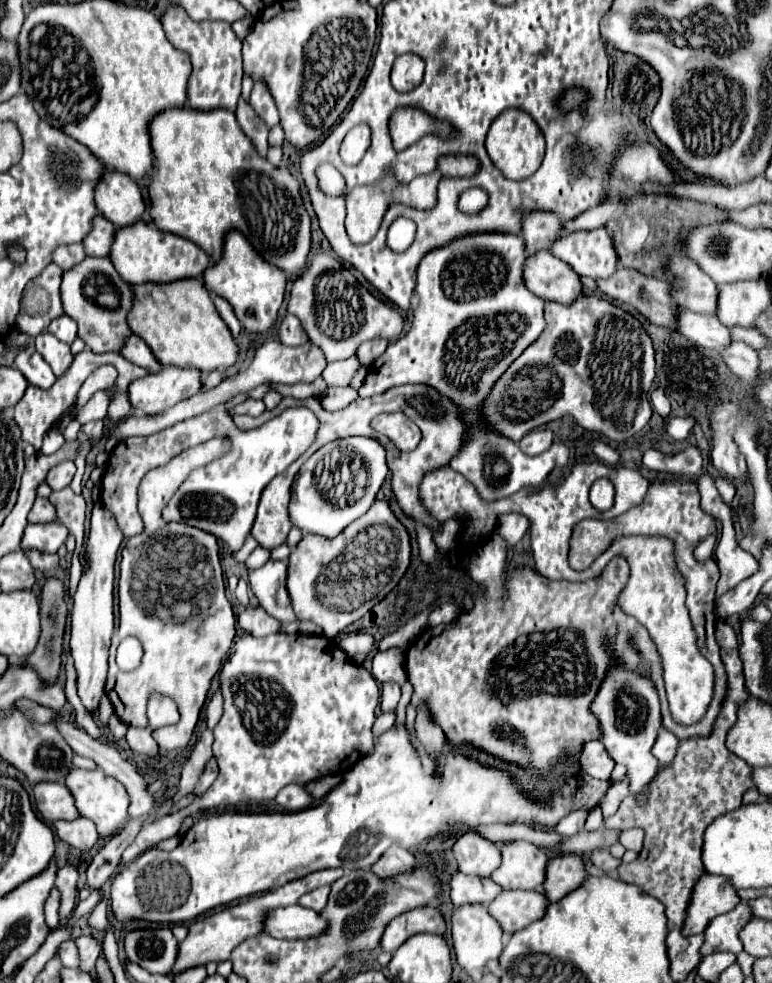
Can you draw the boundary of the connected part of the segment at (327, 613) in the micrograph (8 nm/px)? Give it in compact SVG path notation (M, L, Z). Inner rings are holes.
M384 499L376 501L366 515L350 523L340 537L324 539L304 533L288 557L286 587L294 599L296 617L316 623L326 637L334 639L398 585L410 567L410 553L408 529L394 517Z

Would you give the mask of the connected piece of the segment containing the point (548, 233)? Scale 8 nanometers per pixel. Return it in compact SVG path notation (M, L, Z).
M528 211L522 223L522 237L526 243L526 255L550 247L562 235L562 219L552 211Z

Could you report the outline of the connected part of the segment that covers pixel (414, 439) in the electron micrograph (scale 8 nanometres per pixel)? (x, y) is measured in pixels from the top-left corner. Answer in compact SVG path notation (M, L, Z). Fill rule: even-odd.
M384 413L372 419L372 429L392 439L402 452L416 448L422 437L420 429L404 413Z

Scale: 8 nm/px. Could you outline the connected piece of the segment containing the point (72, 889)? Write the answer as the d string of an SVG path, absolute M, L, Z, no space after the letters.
M68 863L66 867L58 869L56 875L56 889L62 893L60 899L60 921L68 921L68 917L74 913L76 907L76 897L78 897L78 869L74 863Z

